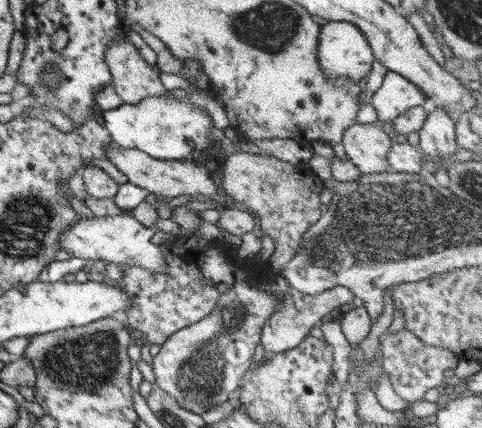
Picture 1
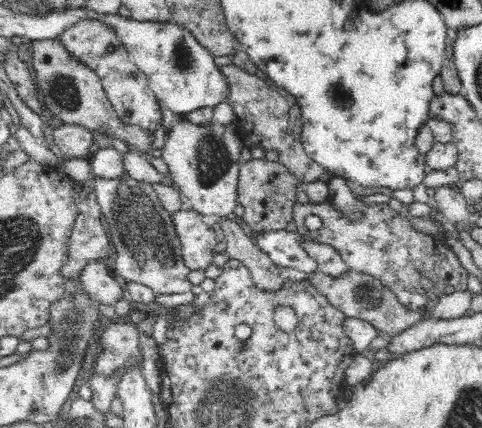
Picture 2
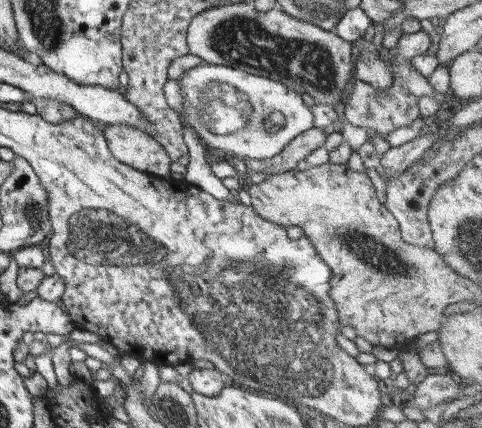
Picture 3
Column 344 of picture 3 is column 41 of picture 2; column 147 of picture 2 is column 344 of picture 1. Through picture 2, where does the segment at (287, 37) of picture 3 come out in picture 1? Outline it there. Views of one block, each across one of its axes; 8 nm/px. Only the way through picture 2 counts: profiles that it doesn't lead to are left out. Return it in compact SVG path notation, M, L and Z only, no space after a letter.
M355 122L344 131L340 143L349 160L362 175L390 171L386 158L394 143L380 124Z

